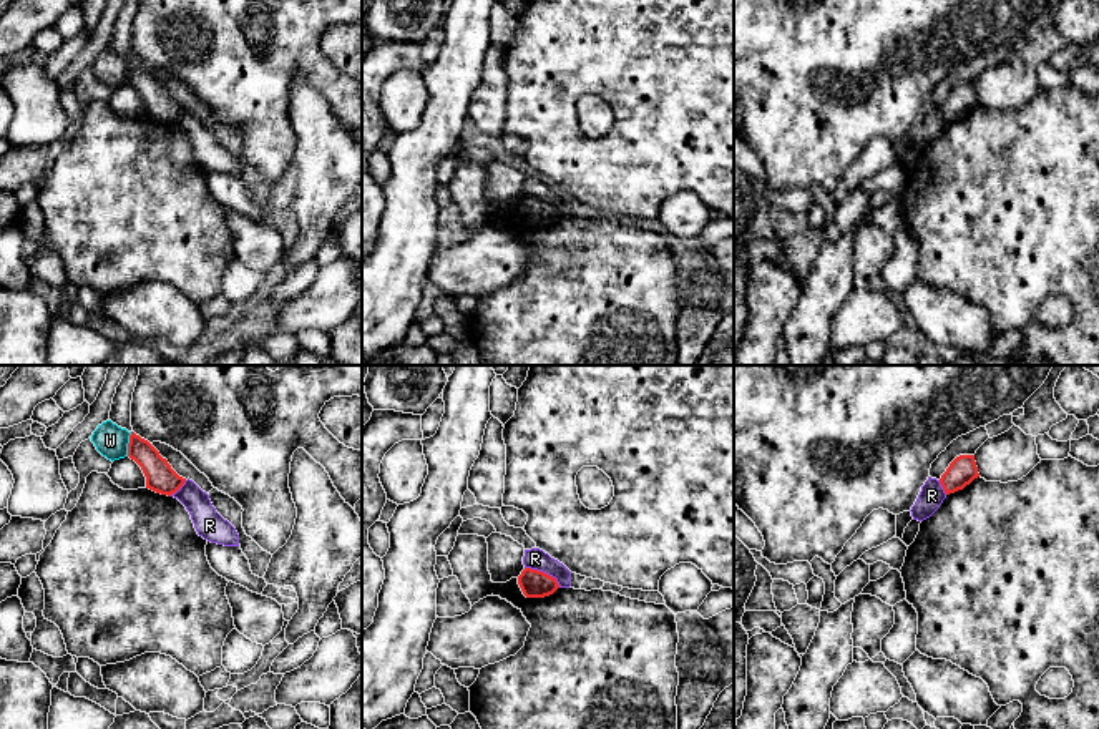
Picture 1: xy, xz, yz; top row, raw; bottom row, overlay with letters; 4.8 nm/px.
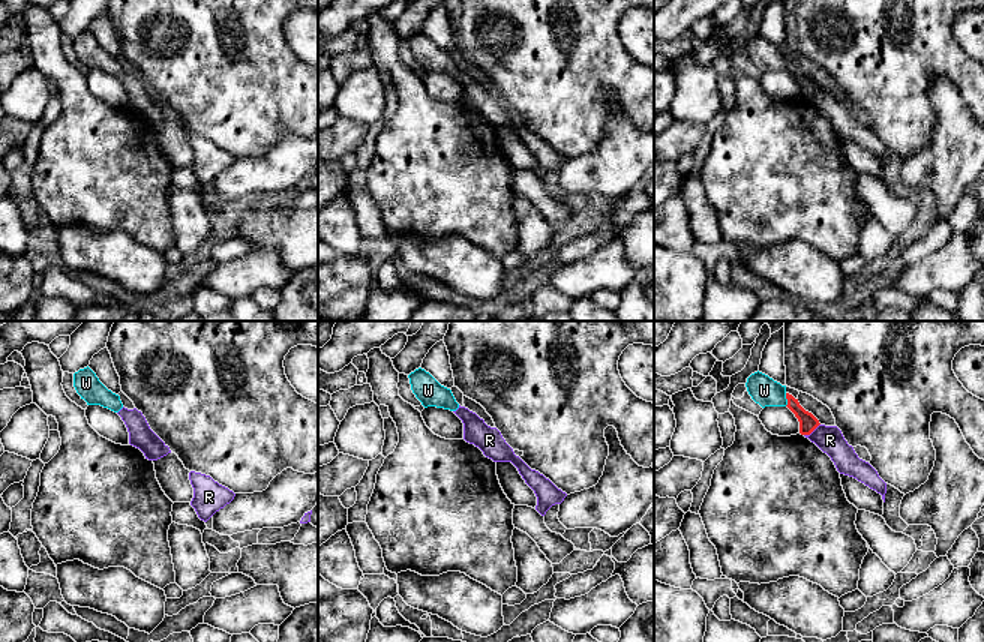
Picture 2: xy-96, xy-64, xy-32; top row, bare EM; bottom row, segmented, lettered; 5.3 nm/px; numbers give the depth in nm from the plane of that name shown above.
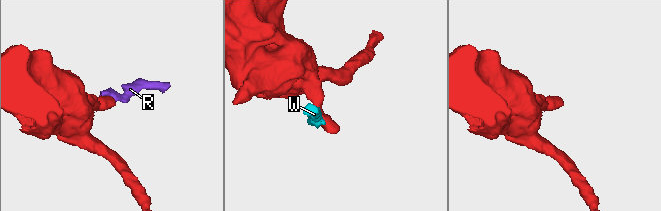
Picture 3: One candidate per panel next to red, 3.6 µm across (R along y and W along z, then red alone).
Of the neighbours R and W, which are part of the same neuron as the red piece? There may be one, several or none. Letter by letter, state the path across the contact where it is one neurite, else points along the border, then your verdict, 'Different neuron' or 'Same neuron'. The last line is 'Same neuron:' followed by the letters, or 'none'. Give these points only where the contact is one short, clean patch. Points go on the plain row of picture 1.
R: Boundary: xz (525, 195), (548, 201), (560, 215). Different neuron
W: Boundary: xy (131, 60), (126, 83). Different neuron
Same neuron: none

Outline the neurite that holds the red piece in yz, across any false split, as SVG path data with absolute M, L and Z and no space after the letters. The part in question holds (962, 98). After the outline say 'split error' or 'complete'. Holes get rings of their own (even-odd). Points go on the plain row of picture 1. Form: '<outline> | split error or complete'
M960 83L956 85L946 100L941 103L940 111L946 123L963 118L974 106L978 106L978 95L974 83Z | complete

